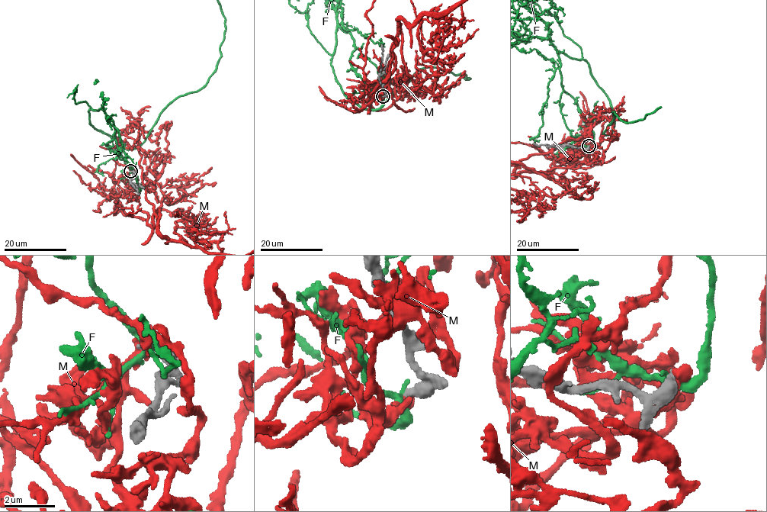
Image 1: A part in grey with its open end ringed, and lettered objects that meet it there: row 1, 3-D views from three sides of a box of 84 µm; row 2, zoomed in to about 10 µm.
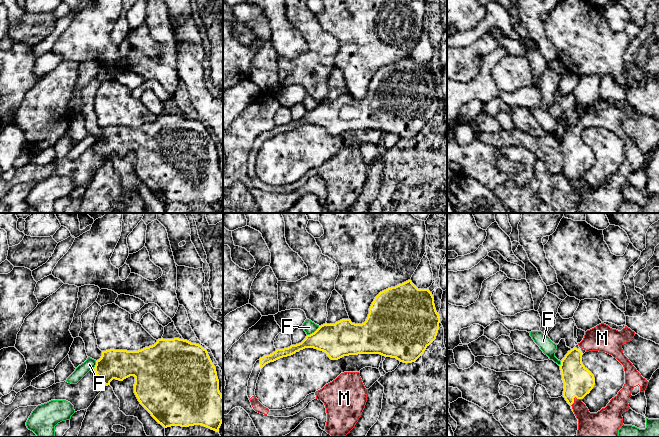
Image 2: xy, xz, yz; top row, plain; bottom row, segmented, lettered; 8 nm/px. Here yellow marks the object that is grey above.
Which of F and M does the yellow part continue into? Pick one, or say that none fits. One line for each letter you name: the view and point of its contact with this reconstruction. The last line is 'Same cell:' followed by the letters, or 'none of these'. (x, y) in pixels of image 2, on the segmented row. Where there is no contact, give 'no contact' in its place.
M: yz (573, 401)
Same cell: M

